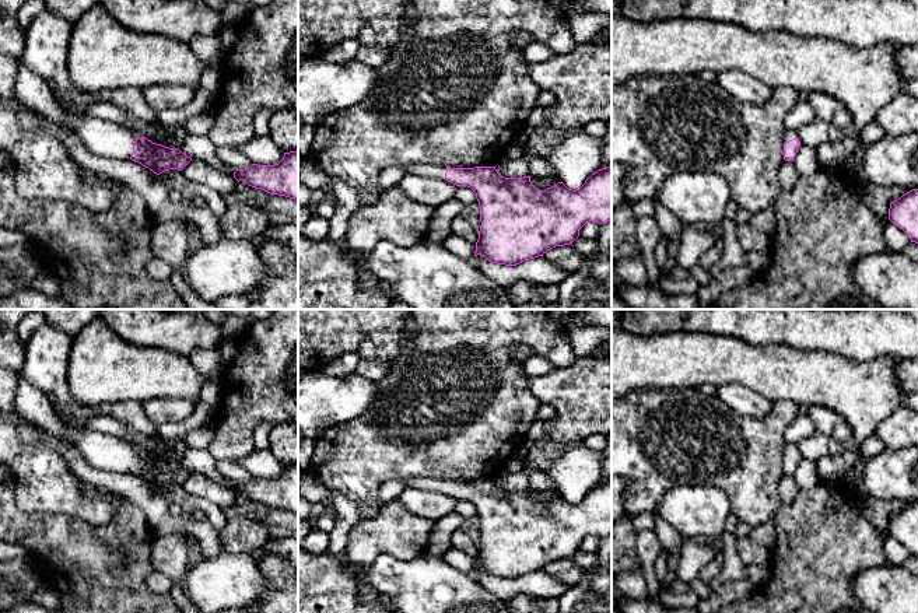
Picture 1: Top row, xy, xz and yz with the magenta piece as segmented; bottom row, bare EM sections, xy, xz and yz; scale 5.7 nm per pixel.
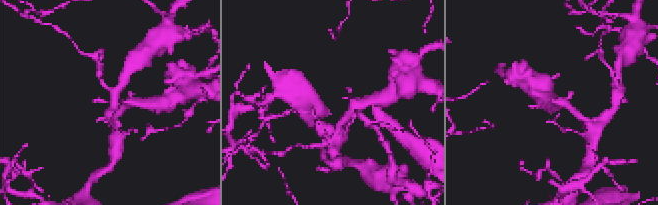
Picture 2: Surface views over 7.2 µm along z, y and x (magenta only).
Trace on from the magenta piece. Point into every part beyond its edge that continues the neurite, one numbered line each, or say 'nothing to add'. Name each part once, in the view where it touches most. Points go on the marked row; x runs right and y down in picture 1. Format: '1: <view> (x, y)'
1: xy (104, 137)

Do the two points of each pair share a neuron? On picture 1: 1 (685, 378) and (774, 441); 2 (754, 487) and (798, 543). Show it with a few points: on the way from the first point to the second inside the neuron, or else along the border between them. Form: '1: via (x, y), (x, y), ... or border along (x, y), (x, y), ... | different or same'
1: border along (697, 386), (664, 388) | different
2: border along (782, 504), (771, 518) | different

